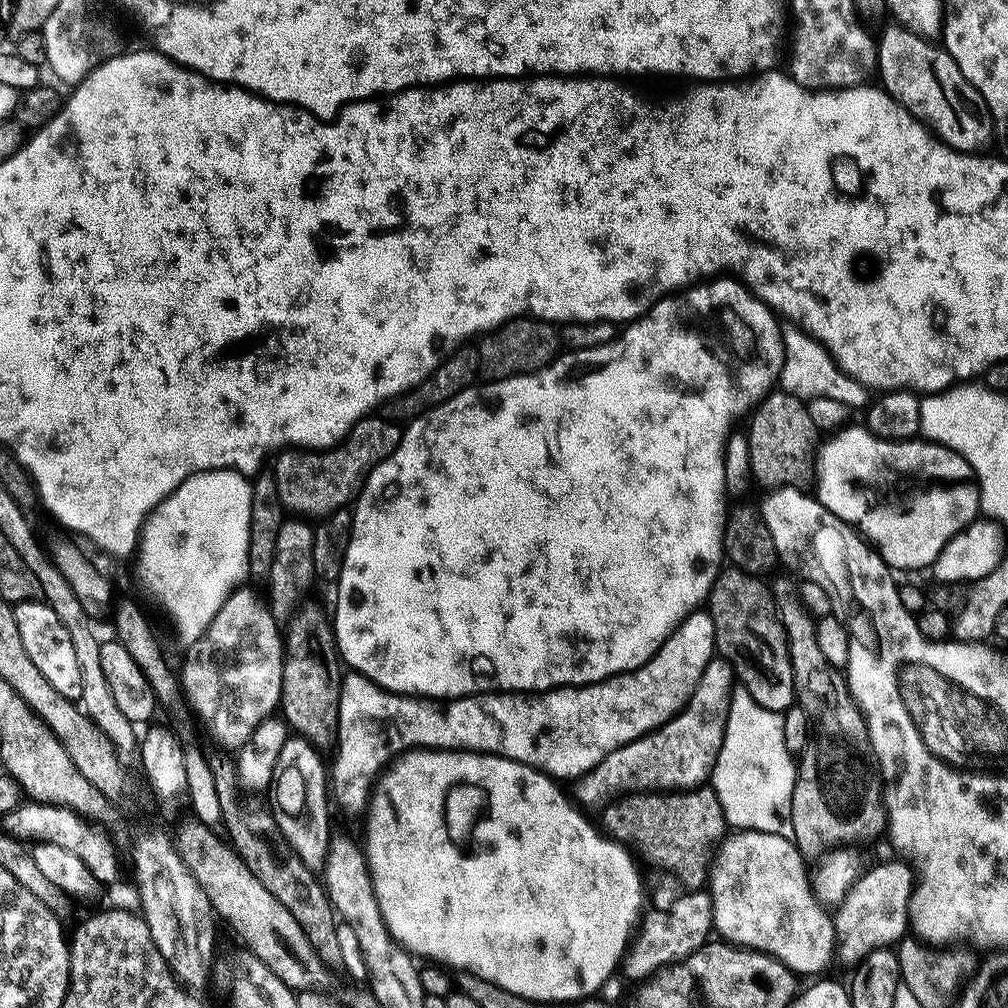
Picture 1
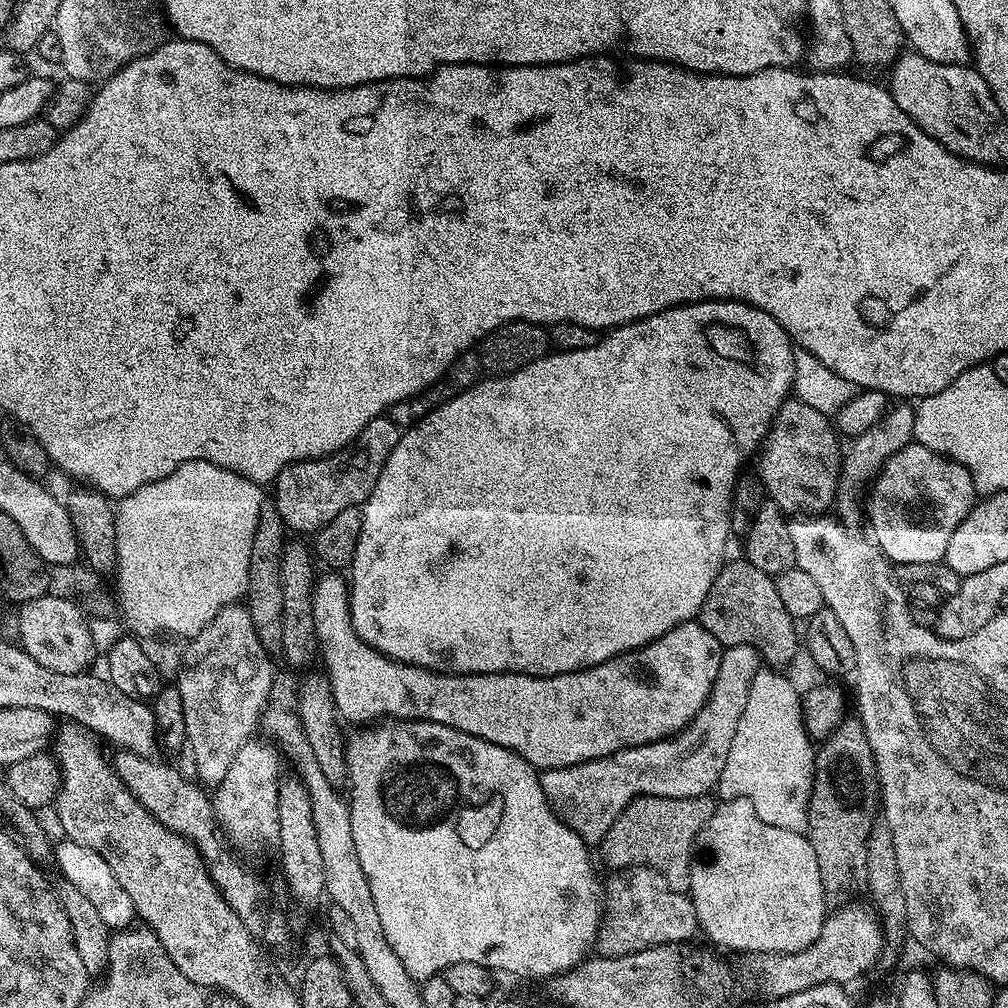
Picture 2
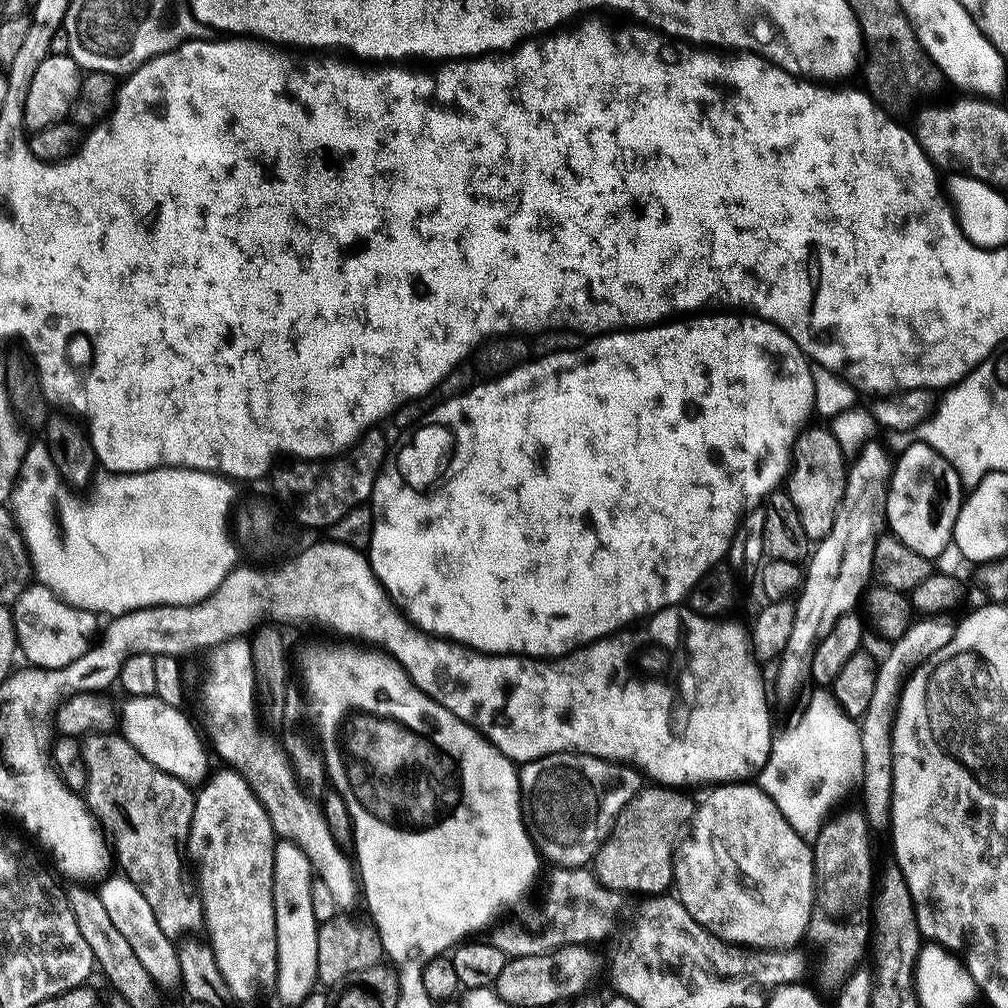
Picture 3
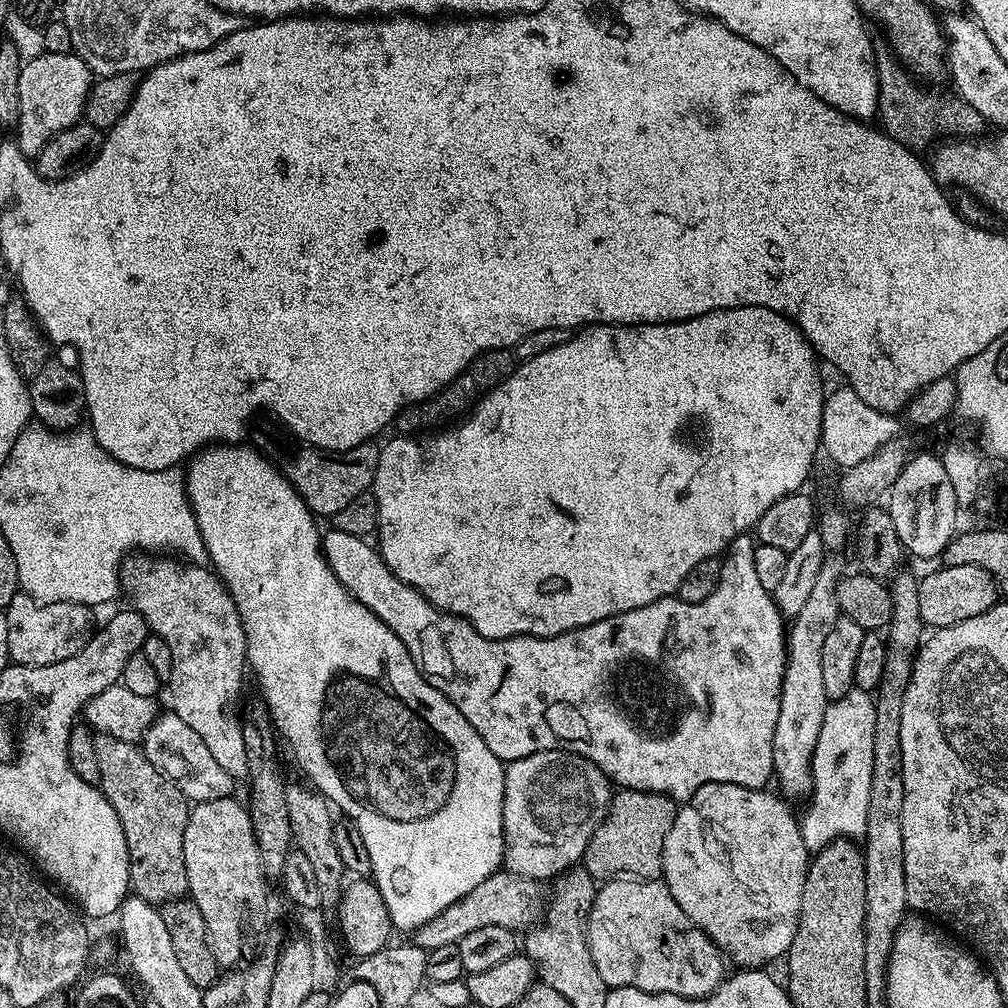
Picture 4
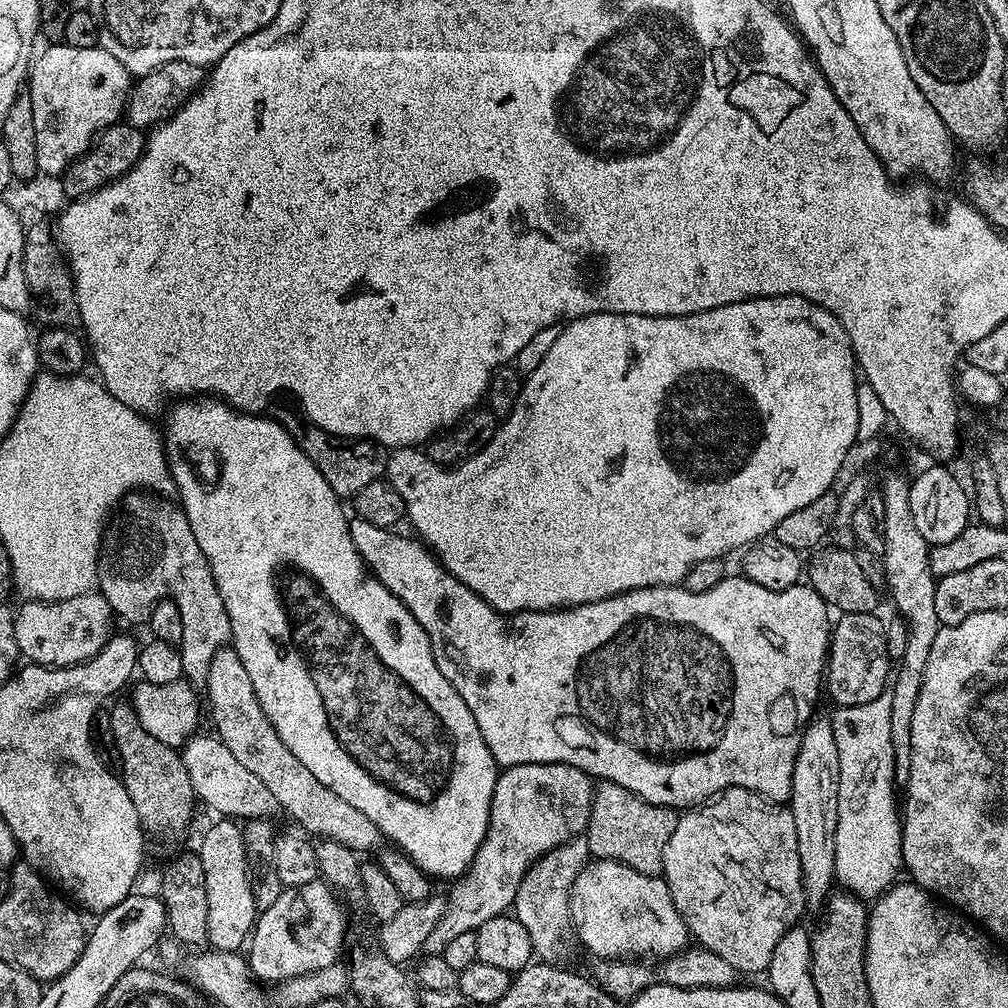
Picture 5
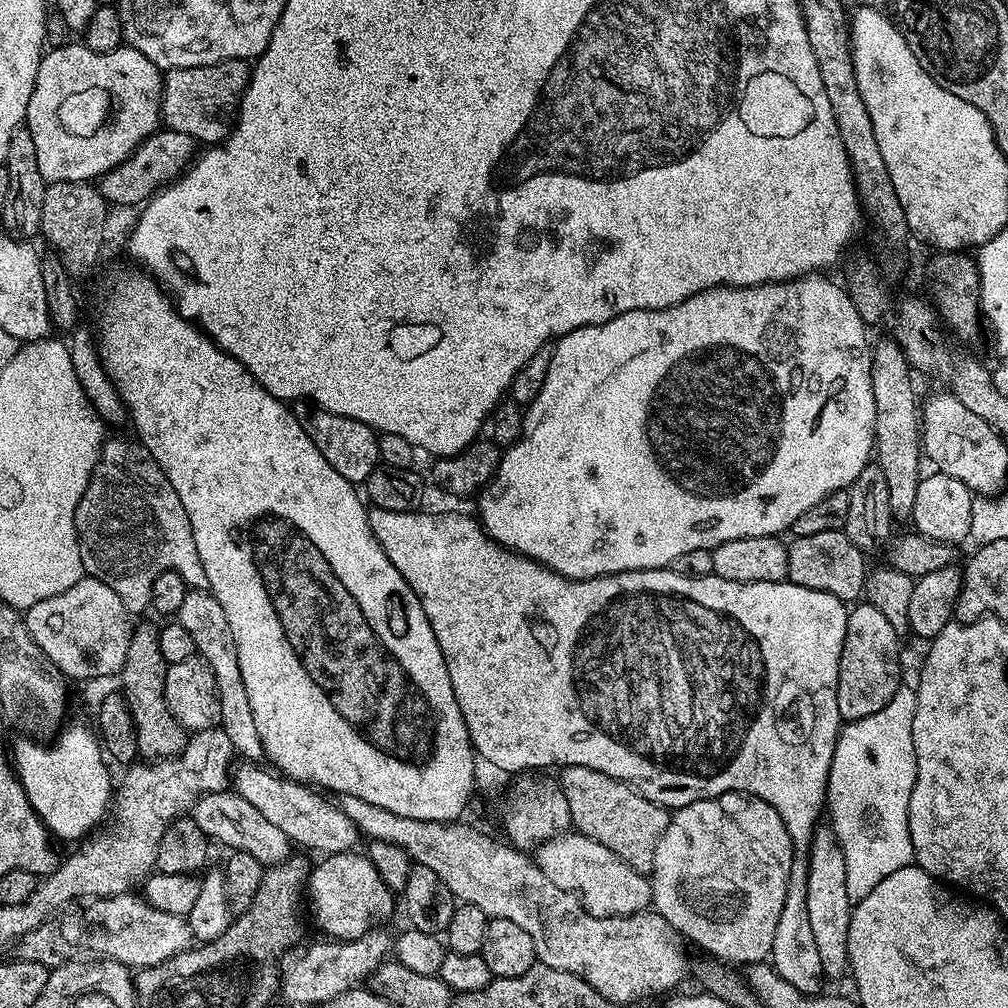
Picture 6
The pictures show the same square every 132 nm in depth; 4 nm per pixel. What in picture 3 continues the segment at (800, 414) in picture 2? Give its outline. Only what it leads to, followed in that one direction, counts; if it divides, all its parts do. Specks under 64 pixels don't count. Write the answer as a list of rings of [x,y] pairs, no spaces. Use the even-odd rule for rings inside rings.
[[[805,427],[792,447],[786,491],[790,502],[794,502],[794,510],[798,510],[798,518],[802,518],[802,530],[809,541],[819,542],[826,538],[826,534],[830,534],[830,526],[834,526],[834,518],[838,514],[838,506],[846,488],[848,464],[831,430],[827,427],[812,427]]]

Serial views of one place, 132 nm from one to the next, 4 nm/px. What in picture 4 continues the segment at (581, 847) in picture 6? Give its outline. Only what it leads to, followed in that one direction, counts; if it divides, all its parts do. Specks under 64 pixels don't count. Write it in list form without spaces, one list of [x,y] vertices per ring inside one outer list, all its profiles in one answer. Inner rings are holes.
[[[621,878],[599,885],[586,912],[588,945],[609,989],[637,987],[658,994],[702,999],[726,979],[726,957],[678,906],[668,885],[655,880]]]

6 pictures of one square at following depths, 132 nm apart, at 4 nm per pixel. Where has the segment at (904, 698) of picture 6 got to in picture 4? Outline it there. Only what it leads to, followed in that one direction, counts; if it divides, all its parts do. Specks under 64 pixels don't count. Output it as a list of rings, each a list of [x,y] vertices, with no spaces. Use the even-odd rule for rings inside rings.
[[[852,690],[847,693],[843,698],[836,698],[829,703],[826,714],[824,715],[824,722],[822,726],[822,734],[818,740],[818,746],[816,747],[816,754],[812,759],[812,787],[814,791],[811,793],[810,799],[807,801],[808,809],[805,810],[804,816],[799,817],[800,833],[802,838],[806,842],[809,853],[815,854],[829,844],[831,840],[837,838],[860,838],[863,837],[866,830],[866,814],[870,811],[870,792],[872,786],[872,779],[874,778],[874,754],[875,754],[875,740],[876,734],[876,700],[873,699],[867,691]]]

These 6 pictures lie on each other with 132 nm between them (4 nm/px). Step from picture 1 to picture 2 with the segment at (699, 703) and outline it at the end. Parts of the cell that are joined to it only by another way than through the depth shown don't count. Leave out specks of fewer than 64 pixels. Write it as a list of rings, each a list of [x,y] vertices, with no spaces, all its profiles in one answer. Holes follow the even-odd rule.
[[[745,644],[724,648],[718,678],[714,678],[708,701],[680,733],[590,762],[543,769],[539,773],[540,785],[552,811],[567,828],[581,836],[585,844],[599,846],[618,814],[622,814],[628,803],[638,796],[694,798],[709,795],[720,783],[722,766],[726,766],[742,710],[746,710],[750,682],[761,668],[759,652],[752,656]]]

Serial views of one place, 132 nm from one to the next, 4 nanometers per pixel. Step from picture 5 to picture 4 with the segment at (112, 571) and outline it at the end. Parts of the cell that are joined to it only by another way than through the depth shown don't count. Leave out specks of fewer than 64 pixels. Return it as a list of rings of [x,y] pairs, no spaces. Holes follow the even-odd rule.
[[[160,560],[157,564],[146,565],[140,572],[140,589],[136,592],[134,608],[144,617],[149,629],[164,628],[163,639],[174,646],[177,663],[174,673],[175,715],[184,717],[184,721],[217,753],[225,757],[236,756],[246,748],[246,744],[240,741],[240,728],[236,725],[236,703],[244,688],[244,668],[246,672],[249,663],[248,634],[232,601],[232,593],[219,575],[211,567],[200,568],[204,566],[196,562],[183,563]]]

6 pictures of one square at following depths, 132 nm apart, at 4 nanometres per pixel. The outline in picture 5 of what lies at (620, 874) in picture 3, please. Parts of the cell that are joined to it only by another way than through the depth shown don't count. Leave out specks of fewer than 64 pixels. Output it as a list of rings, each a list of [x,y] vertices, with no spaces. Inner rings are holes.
[[[609,780],[597,783],[586,829],[589,853],[595,859],[613,860],[647,876],[660,876],[664,870],[664,847],[670,842],[670,834],[674,834],[677,819],[675,808],[646,802]]]

